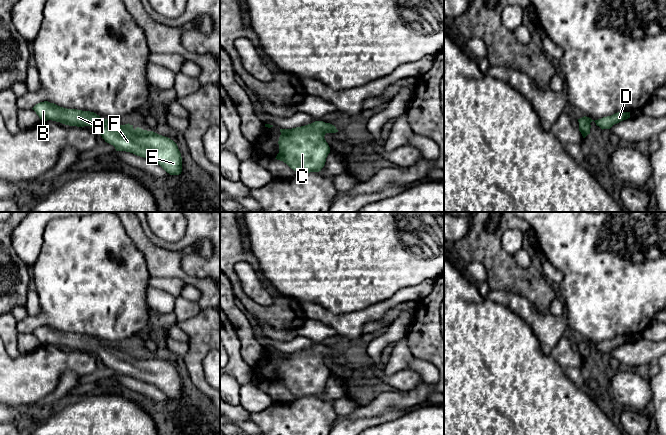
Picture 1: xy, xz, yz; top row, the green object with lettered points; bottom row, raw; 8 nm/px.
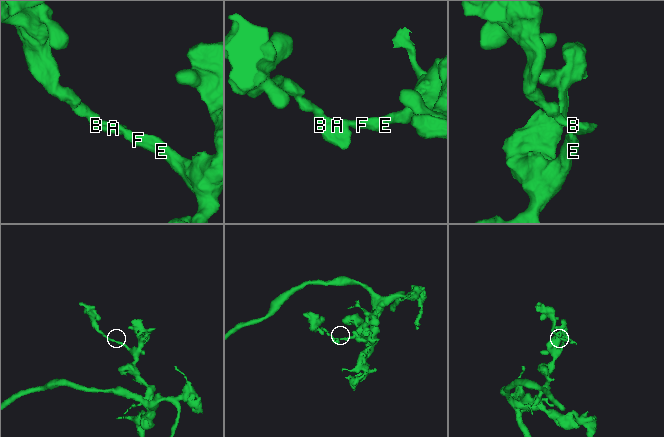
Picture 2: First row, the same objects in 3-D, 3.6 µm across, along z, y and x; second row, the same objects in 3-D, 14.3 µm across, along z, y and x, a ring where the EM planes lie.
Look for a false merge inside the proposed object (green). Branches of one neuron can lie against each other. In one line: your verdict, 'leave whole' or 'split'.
leave whole

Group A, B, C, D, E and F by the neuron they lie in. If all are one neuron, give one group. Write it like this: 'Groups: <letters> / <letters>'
Groups: A B C D E F

